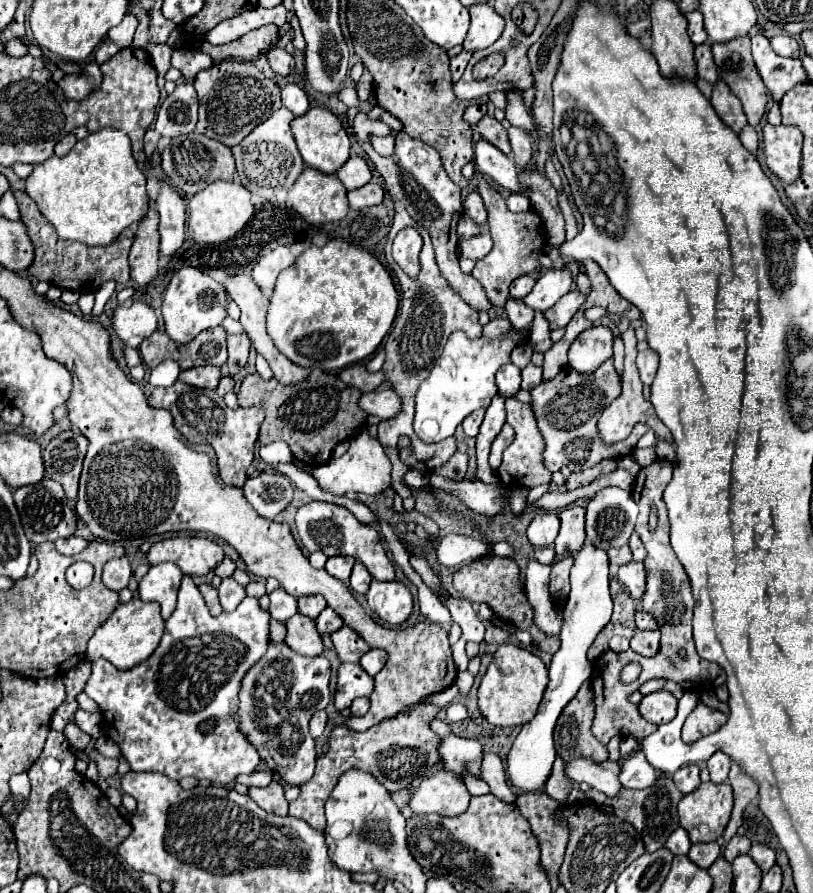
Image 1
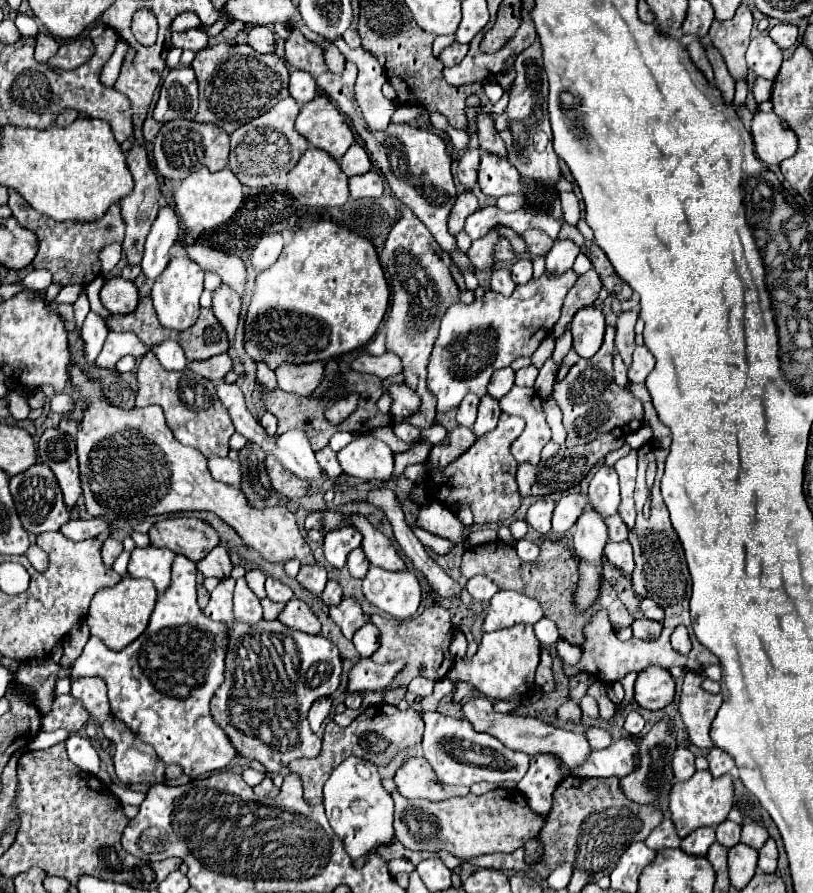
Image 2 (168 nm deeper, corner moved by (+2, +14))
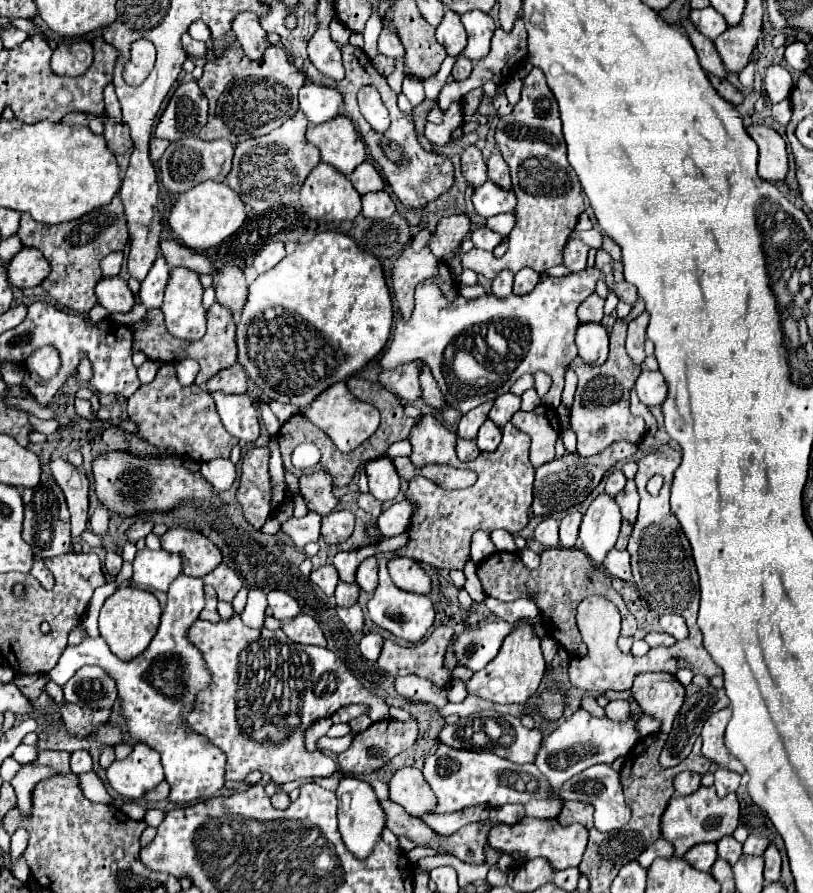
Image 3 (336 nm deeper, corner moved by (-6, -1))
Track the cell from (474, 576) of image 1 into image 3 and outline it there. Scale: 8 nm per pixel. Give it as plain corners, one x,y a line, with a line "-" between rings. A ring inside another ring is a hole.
550,548
542,552
542,564
538,570
530,570
522,564
516,552
494,552
478,564
478,578
486,596
492,596
502,602
512,602
516,598
536,596
536,604
542,612
542,622
546,632
560,642
570,654
586,656
586,646
582,644
578,626
576,626
576,608
578,604
592,594
612,600
622,614
622,636
632,636
636,632
636,618
628,612
622,596
612,588
610,576
592,564
592,560
578,548

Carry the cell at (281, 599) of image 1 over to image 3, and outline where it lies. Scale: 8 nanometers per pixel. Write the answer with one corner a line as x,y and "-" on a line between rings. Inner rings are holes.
274,590
274,592
268,594
268,606
272,608
274,618
280,620
280,622
298,616
298,612
300,612
298,602
290,594
286,594
282,590

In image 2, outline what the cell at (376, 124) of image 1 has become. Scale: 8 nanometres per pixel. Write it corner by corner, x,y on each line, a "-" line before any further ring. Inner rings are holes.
404,105
404,107
398,107
398,109
394,111
392,121
394,121
394,123
412,123
412,121
414,121
414,119
416,119
420,113
422,113
422,109

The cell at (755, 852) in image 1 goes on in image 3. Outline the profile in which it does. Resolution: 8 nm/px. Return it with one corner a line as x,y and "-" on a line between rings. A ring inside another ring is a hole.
750,834
748,840
744,842
744,854
750,854
750,856
762,856
768,844
770,844
768,838
762,838
762,836
756,836
756,834

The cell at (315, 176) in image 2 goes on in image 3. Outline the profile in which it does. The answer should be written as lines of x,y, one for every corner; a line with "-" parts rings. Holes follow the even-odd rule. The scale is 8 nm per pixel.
320,162
310,172
310,176
306,178
306,182
302,184
300,202
302,202
304,212
310,218
314,218
314,220
326,220
326,222
334,222
334,220
354,220
360,214
360,210
362,210
360,194
354,190
352,182
342,172
338,172
334,166
324,164
324,162

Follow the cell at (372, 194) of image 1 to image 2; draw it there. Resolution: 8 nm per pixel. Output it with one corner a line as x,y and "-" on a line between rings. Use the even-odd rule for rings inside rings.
368,171
364,175
356,175
348,179
350,185
350,195
354,199
362,199
362,197
380,197
384,191
384,181
382,175
378,171

